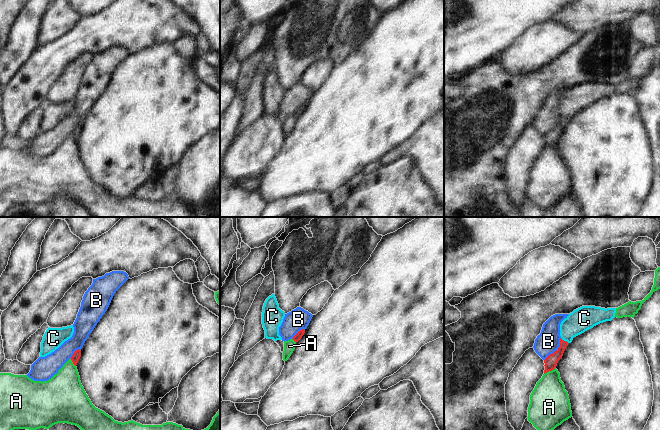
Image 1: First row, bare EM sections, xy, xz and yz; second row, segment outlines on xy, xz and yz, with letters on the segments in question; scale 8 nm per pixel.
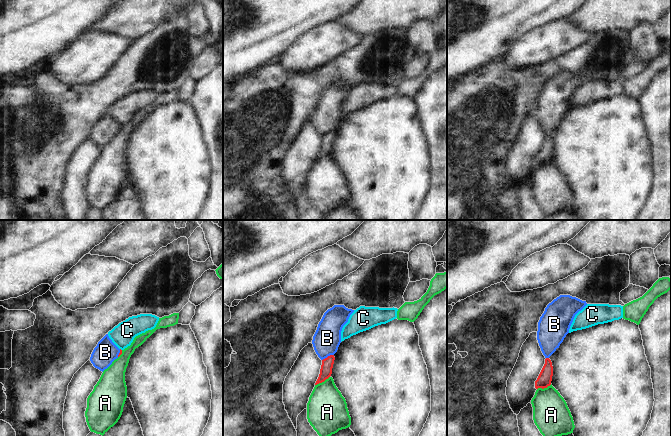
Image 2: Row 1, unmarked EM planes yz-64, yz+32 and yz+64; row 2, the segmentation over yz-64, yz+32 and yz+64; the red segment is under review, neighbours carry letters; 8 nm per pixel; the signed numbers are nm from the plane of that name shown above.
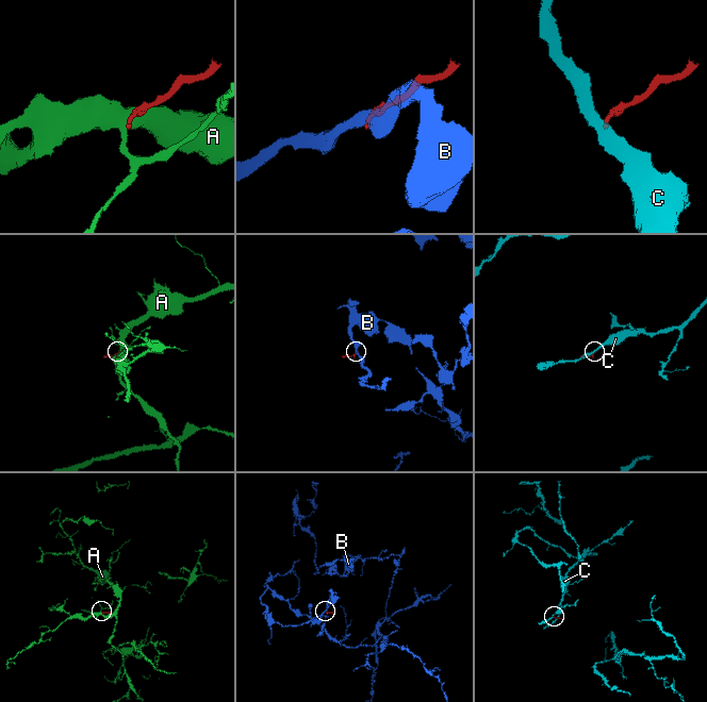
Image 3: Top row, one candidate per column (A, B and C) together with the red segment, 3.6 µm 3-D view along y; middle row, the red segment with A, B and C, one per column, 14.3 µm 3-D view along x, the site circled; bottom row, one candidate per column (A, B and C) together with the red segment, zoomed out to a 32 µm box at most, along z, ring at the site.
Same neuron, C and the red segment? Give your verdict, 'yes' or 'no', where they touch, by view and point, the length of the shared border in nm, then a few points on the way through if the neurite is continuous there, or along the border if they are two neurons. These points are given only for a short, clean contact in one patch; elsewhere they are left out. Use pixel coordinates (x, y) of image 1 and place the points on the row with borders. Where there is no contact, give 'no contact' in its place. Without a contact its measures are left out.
yes; meets red in yz at (565, 341); contact 80 nm long; runs through yz (551, 361), (559, 353), (565, 341), (567, 335), (584, 318)

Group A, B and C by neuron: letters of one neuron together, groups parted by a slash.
A / B / C

